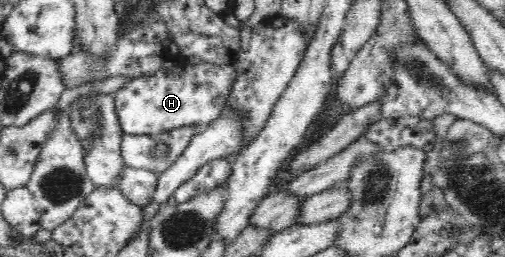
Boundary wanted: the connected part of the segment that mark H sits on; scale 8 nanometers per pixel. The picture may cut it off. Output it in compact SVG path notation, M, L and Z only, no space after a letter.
M179 55L177 64L173 68L157 70L153 74L130 79L117 90L114 103L122 132L133 135L159 136L179 127L194 126L201 123L209 125L226 113L228 96L235 79L236 66L234 66L234 62L223 66L215 66L208 62L205 64L187 64L184 58Z

